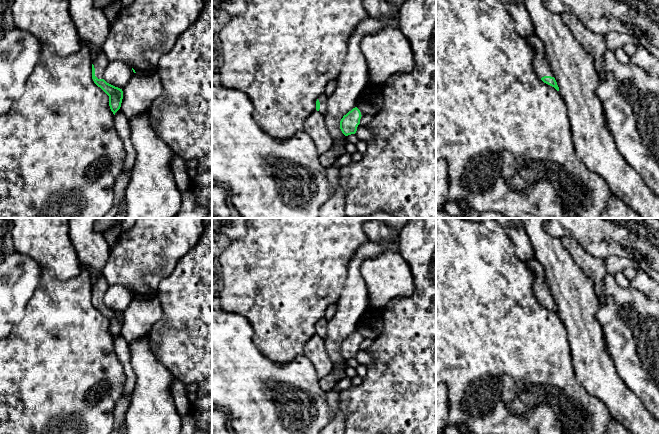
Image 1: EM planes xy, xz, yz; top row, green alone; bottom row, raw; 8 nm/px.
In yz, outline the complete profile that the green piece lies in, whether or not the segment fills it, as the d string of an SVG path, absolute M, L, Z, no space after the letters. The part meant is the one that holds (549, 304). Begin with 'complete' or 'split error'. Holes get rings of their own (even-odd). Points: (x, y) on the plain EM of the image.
split error; M531 259L527 263L528 268L533 272L534 279L534 290L537 296L537 300L546 308L554 311L557 315L559 315L559 311L554 302L554 298L550 292L549 285L546 281L545 277L545 269L537 261L537 259Z

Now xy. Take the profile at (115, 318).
split error; M101 273L92 285L92 303L109 320L109 330L115 339L121 331L123 315L104 304L104 295L108 287L109 285Z

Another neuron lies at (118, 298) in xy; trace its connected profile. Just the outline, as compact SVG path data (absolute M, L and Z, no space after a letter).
M109 285L104 295L104 304L115 311L123 313L133 298L134 296L128 288L119 285Z

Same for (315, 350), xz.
M314 334L305 344L304 355L316 369L319 379L326 377L333 370L333 364L328 356L324 339Z

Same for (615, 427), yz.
M612 419L609 422L608 429L605 434L633 434L623 424L616 419Z

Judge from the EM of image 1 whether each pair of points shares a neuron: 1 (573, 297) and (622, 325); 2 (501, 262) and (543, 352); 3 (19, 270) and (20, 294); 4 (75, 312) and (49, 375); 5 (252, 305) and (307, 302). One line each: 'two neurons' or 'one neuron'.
1: two neurons
2: one neuron
3: one neuron
4: one neuron
5: one neuron

